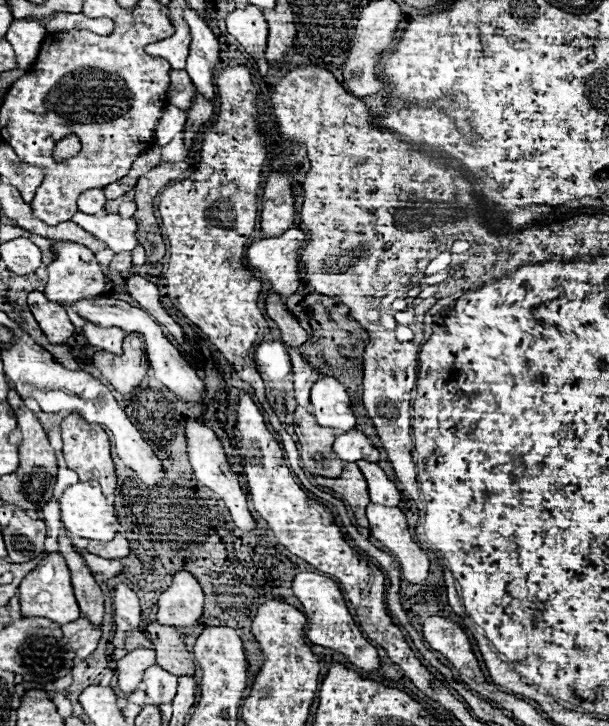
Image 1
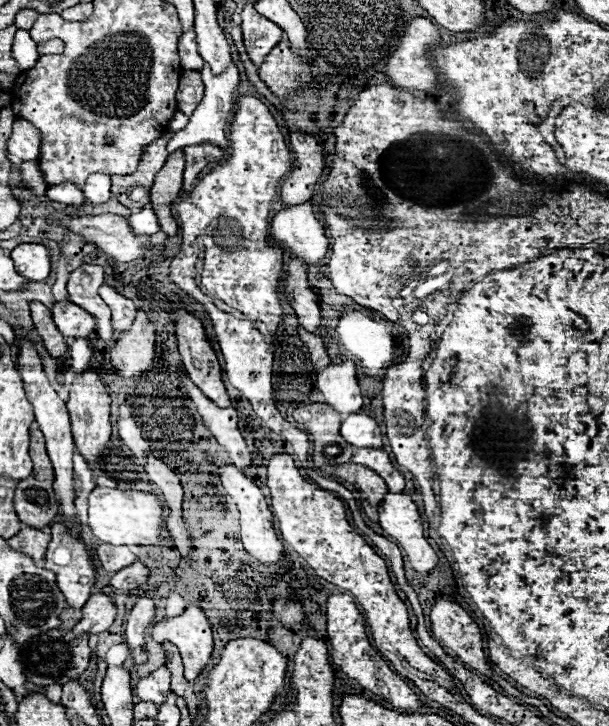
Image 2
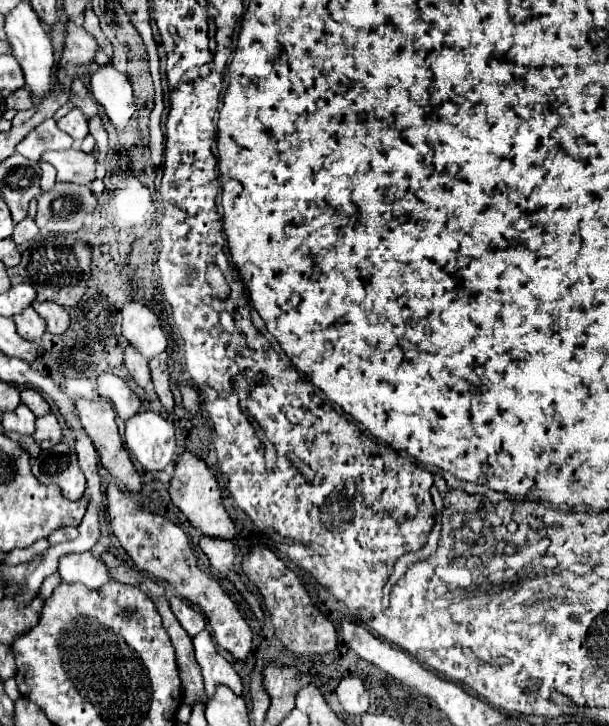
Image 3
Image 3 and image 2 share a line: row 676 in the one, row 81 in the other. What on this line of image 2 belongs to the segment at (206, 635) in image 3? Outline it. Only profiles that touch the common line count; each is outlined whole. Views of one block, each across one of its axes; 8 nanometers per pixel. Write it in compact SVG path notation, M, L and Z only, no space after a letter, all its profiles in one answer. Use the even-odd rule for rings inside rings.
M204 64L204 70L202 70L202 80L204 80L204 86L206 86L206 94L204 94L204 100L198 104L198 108L194 110L194 114L190 116L188 120L188 126L180 132L174 134L174 138L168 142L168 152L174 152L174 150L180 150L184 146L200 146L204 142L212 142L216 146L220 146L222 150L228 150L228 140L226 140L226 126L228 126L228 120L232 116L232 110L234 110L234 100L236 100L236 88L240 84L240 74L236 70L236 66L228 66L228 70L224 74L212 74L210 72L210 66Z

